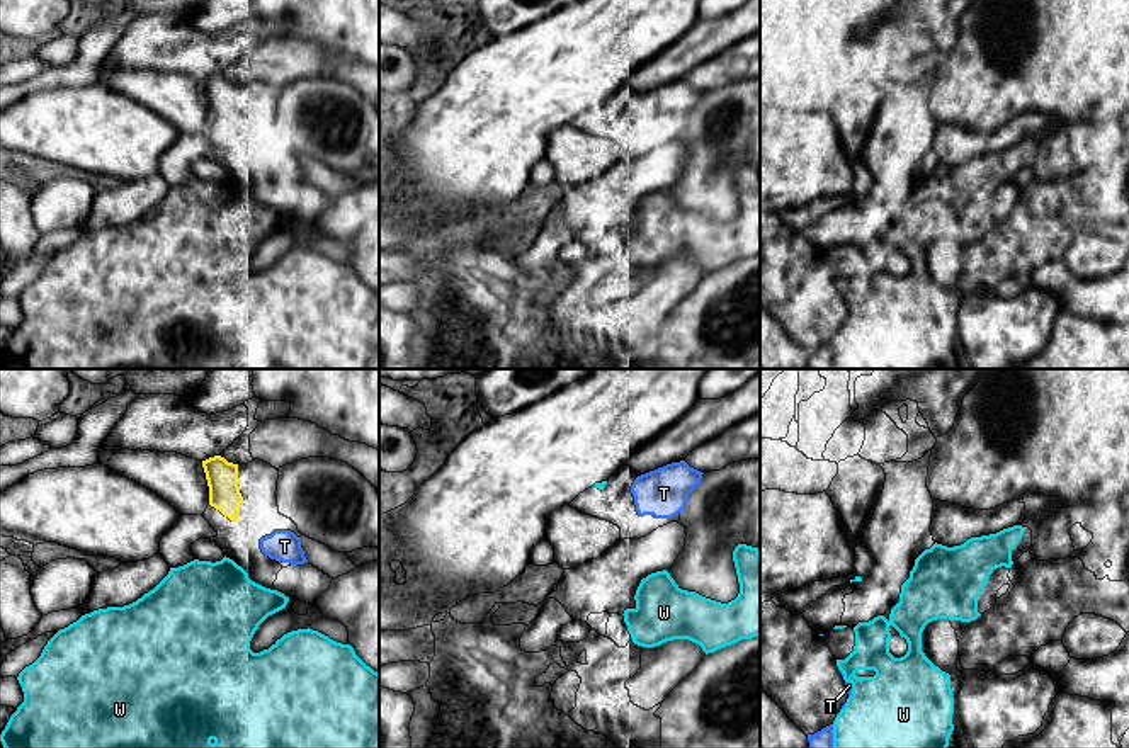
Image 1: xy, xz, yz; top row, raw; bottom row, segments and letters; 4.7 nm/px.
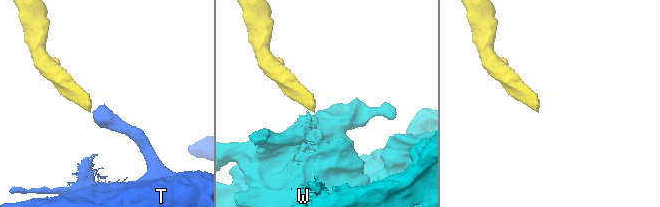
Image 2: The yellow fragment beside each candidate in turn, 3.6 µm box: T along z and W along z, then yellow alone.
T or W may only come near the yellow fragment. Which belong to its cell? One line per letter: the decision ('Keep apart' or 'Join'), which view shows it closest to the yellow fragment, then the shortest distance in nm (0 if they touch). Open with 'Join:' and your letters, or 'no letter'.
Join: T
T: Join. Closest in xy. Distance 150 nm
W: Keep apart. Closest in xy. Distance 170 nm

